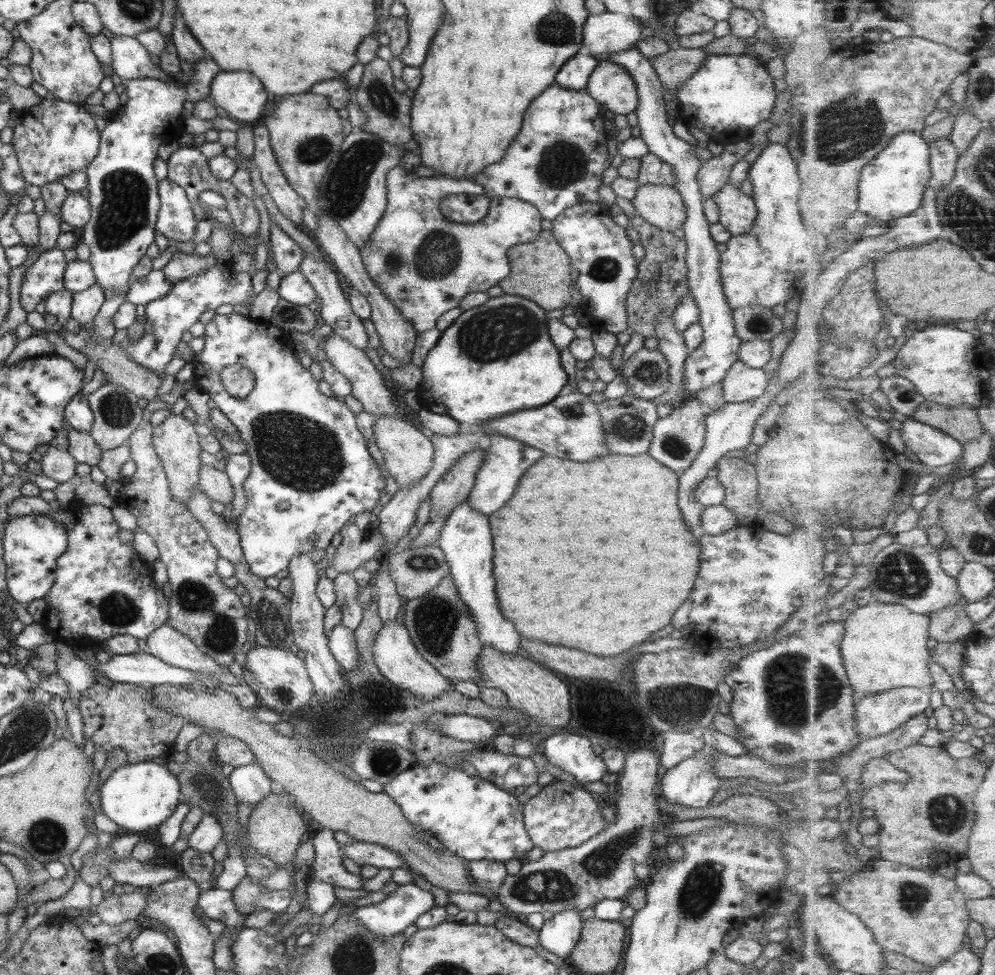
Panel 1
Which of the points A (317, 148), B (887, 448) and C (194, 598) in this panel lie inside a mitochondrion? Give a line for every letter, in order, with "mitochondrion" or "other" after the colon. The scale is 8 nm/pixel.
A: mitochondrion
B: other
C: mitochondrion

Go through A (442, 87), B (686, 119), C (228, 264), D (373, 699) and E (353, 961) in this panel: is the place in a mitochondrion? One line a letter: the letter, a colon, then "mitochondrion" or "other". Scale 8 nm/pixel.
A: other
B: other
C: other
D: mitochondrion
E: mitochondrion

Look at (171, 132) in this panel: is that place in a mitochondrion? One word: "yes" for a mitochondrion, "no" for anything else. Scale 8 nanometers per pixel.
no

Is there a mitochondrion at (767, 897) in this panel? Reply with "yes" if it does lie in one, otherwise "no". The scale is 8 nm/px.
no

